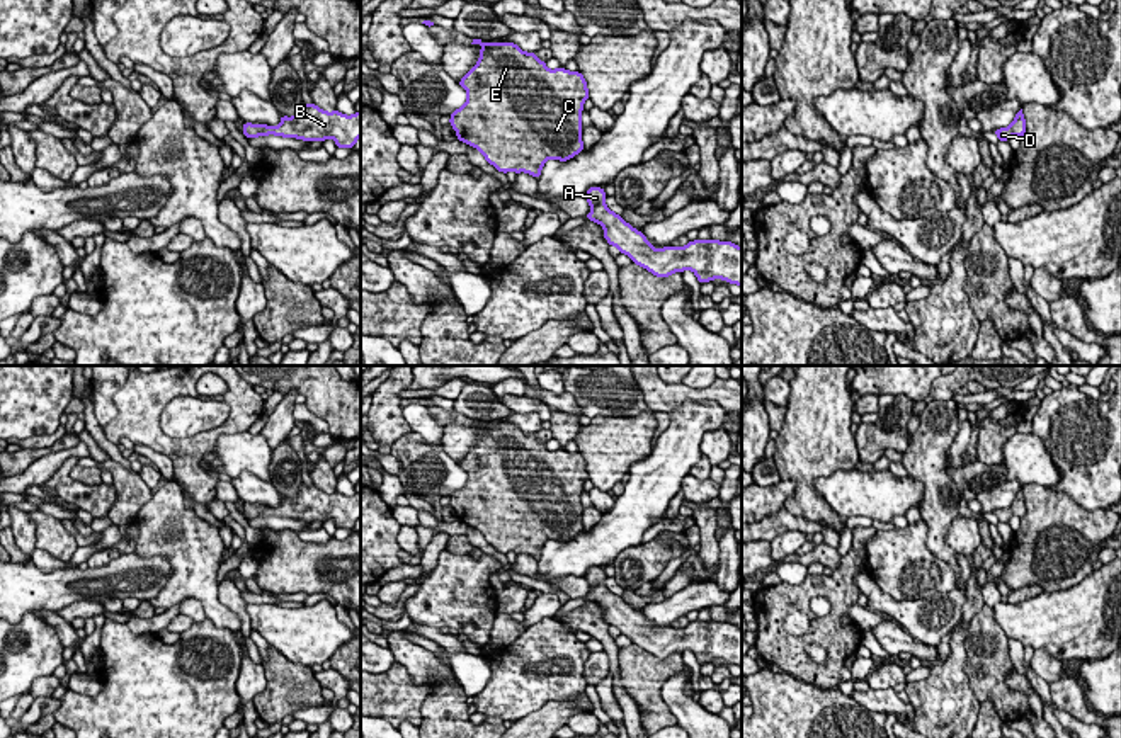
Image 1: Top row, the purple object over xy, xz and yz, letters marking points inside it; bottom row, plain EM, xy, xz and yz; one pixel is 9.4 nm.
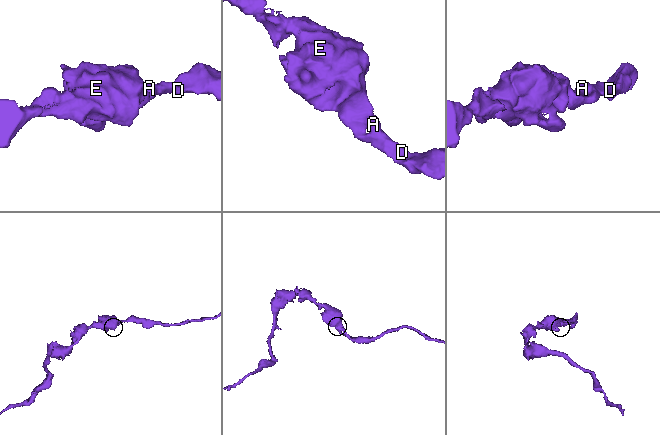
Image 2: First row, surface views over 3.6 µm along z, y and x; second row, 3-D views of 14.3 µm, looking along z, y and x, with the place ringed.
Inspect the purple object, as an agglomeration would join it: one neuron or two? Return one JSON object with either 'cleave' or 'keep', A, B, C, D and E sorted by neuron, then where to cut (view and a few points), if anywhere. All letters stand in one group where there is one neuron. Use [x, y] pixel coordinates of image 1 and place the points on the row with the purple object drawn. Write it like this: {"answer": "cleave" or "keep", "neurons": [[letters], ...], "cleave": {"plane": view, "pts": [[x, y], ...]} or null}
{"answer": "keep", "neurons": [["A", "B", "C", "D", "E"]], "cleave": null}

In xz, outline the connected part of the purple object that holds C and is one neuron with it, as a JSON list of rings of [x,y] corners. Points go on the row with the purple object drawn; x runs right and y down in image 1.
[[[473,39],[471,44],[481,44],[478,63],[458,83],[468,92],[466,104],[451,114],[449,124],[454,128],[458,139],[480,150],[488,163],[498,172],[526,172],[541,177],[546,160],[555,158],[566,162],[583,151],[582,121],[583,102],[589,99],[587,82],[580,71],[565,68],[548,70],[536,53],[524,53],[514,43],[488,43]]]

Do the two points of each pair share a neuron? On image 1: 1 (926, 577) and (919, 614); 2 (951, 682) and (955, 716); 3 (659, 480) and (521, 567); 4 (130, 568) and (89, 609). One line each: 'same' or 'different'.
1: different
2: same
3: different
4: different

